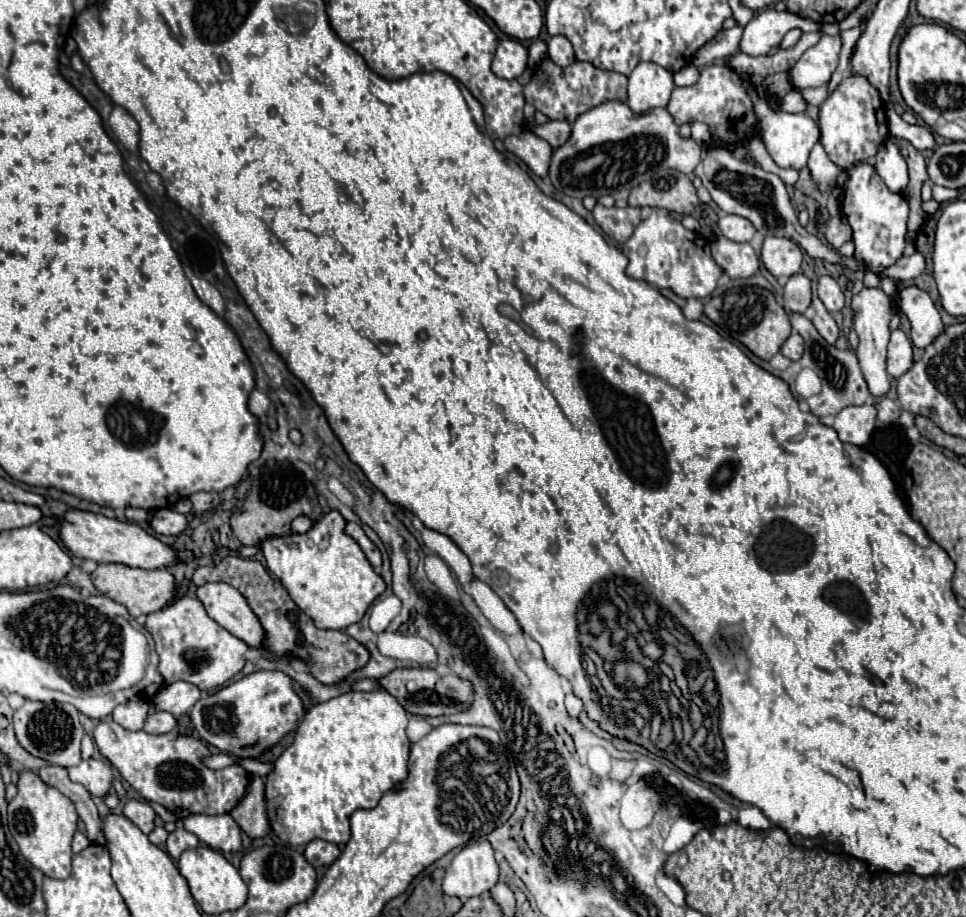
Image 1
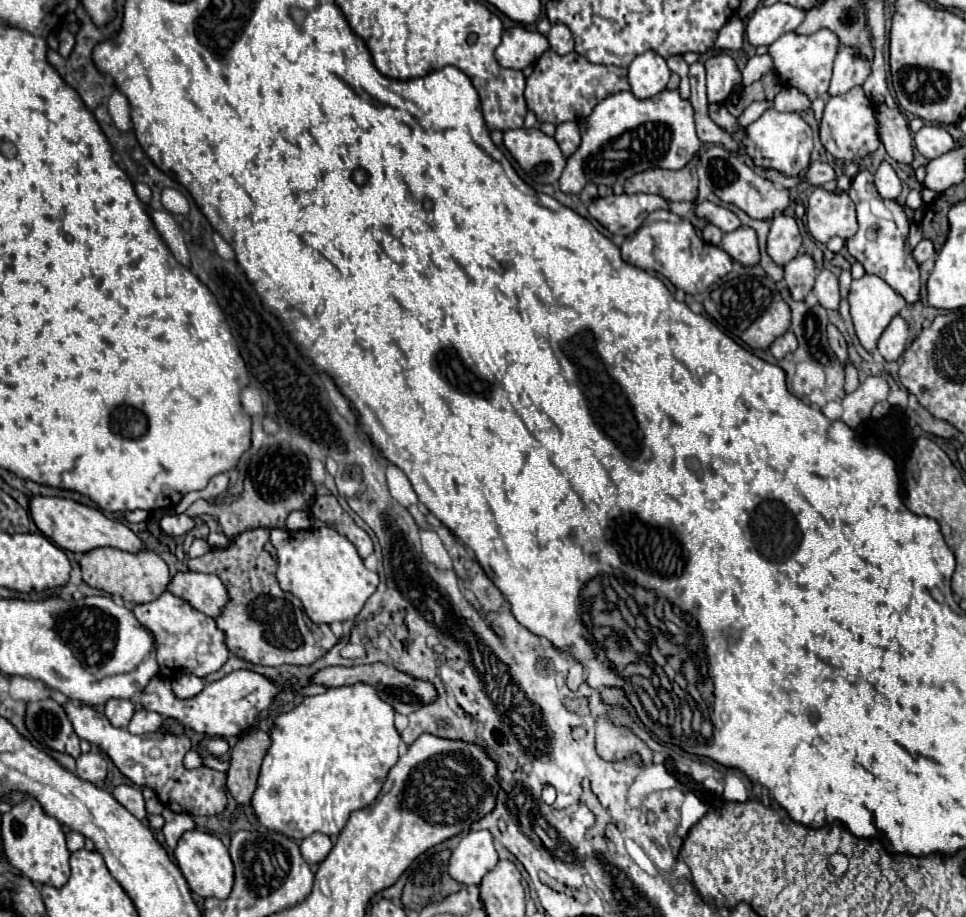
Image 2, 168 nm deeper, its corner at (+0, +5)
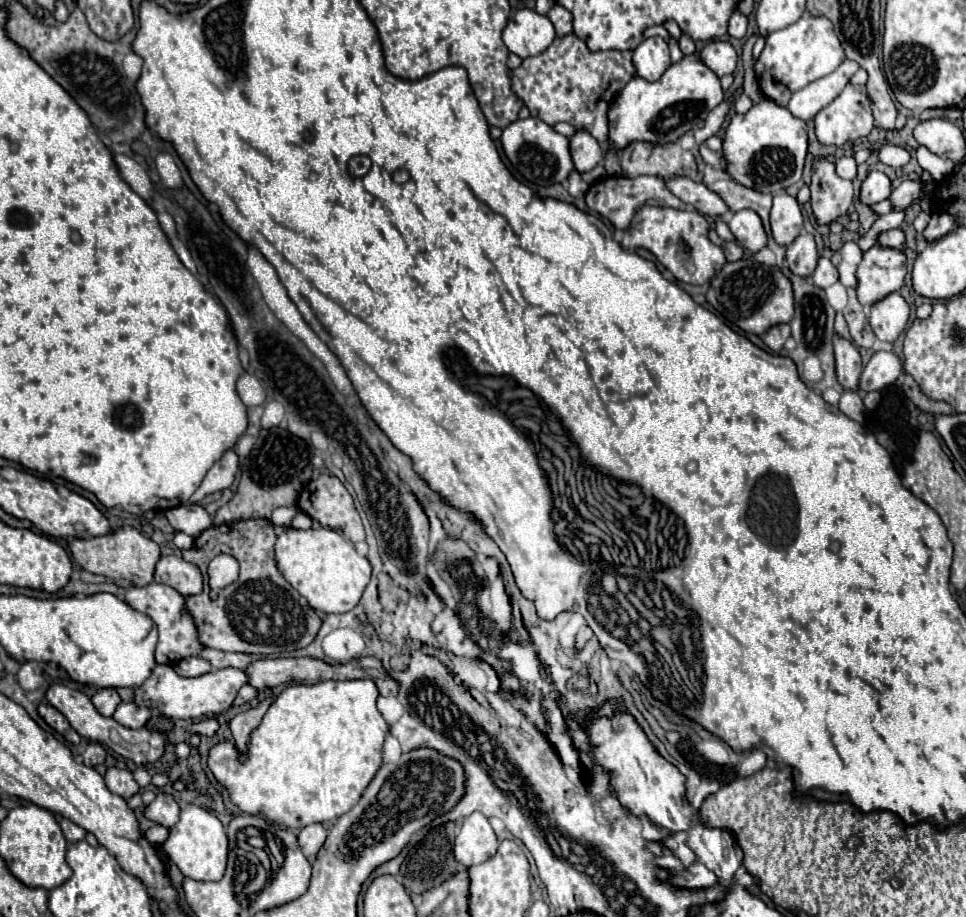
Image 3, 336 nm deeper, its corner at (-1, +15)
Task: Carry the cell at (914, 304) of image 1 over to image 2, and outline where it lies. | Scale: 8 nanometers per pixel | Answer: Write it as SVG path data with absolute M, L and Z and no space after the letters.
M860 170L852 178L852 186L848 196L856 204L858 216L858 232L846 242L850 256L854 256L868 274L876 274L888 286L892 286L906 304L914 304L920 298L920 272L916 262L912 260L912 250L906 244L908 238L908 218L904 206L896 200L886 200L878 194L874 186L874 174L870 170Z

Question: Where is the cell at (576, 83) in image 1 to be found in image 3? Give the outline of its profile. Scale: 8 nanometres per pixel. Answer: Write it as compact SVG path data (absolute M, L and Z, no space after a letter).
M569 34L555 38L545 52L525 58L519 68L511 70L511 88L529 108L533 118L541 118L549 126L557 122L575 124L575 128L589 132L599 144L603 144L609 138L607 110L621 88L635 76L631 56L631 50L591 52L581 38Z

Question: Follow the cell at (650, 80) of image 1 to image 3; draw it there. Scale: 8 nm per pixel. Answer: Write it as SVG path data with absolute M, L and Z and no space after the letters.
M661 36L647 38L641 42L633 52L633 64L637 68L637 74L645 80L659 80L661 74L669 68L669 48L667 42Z

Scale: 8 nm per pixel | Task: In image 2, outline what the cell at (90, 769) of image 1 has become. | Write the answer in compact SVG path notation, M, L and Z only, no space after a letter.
M100 752L82 754L76 760L76 774L86 782L100 784L106 778L106 772L108 772L108 764L106 764L106 758Z

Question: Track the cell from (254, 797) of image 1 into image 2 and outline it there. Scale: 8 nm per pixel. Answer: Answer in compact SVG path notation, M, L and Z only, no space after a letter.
M250 730L230 754L228 770L228 792L240 806L250 806L252 794L256 790L256 780L260 776L260 766L270 748L270 736L262 730Z

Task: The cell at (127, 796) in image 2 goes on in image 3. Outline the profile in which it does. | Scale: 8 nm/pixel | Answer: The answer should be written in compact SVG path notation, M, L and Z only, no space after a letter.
M107 768L105 772L105 784L111 792L119 794L121 798L131 798L133 794L139 792L137 782L133 780L133 774L129 770L119 770L119 768Z

